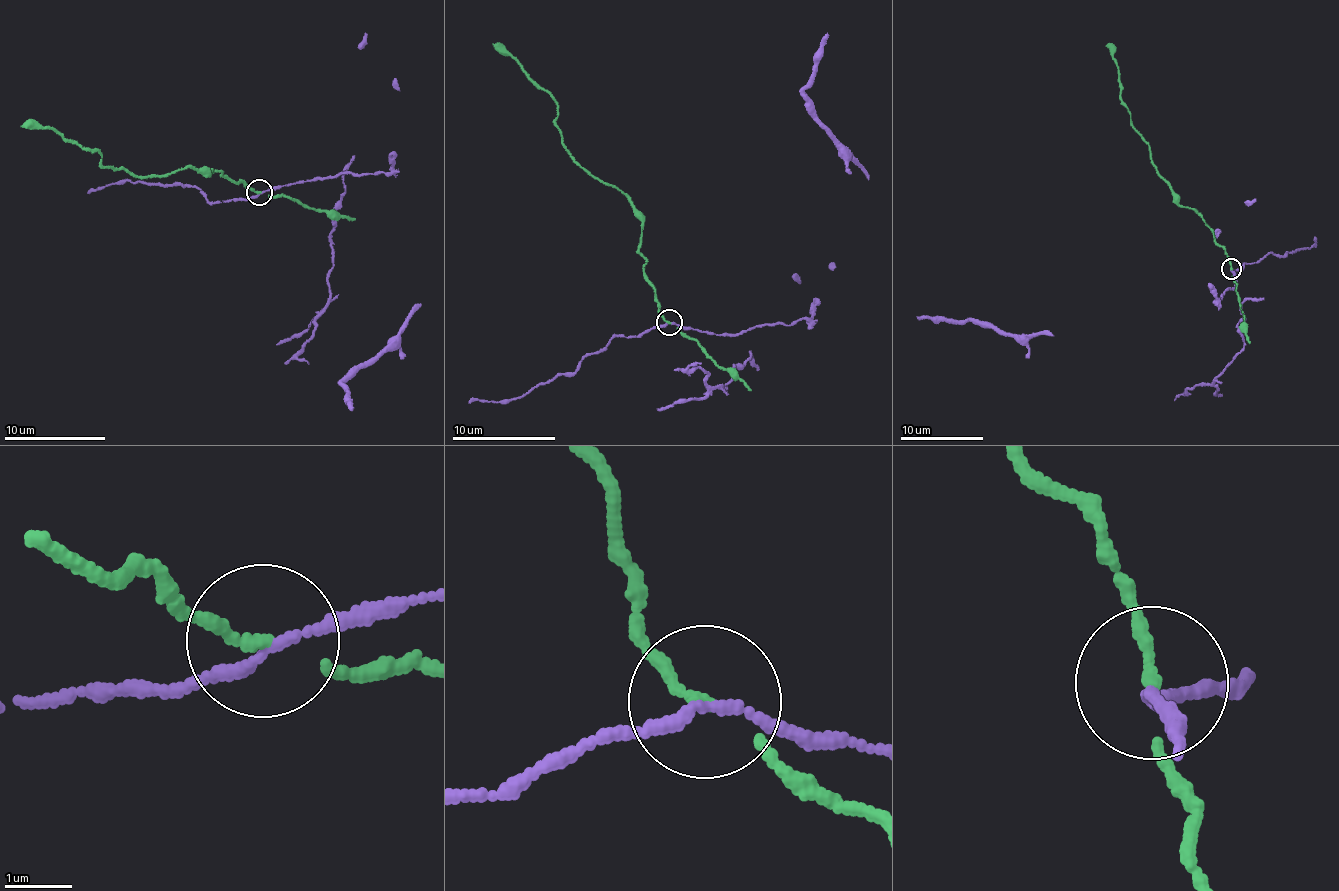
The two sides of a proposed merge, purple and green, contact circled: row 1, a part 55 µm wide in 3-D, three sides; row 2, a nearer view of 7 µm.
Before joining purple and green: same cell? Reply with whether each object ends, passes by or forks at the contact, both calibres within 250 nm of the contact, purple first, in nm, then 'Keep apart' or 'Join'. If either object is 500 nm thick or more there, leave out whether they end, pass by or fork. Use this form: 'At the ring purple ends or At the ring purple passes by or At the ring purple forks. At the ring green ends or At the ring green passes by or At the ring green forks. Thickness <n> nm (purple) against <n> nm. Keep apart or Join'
At the ring purple passes by. At the ring green passes by. Thickness 150 nm (purple) against 110 nm. Keep apart

